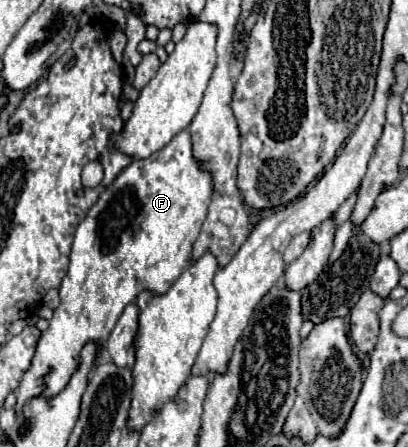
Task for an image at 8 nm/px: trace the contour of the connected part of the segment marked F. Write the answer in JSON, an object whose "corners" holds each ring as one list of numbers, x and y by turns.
{"corners":[[180,131,164,149,152,153,148,159,132,161,116,179,110,183,96,205,88,211,86,219,78,225,72,253,70,269,60,285,60,305,54,311,50,327,42,333,32,365,20,381,16,409,24,407,28,399,44,393,48,397,60,393,72,371,76,371,80,361,80,349,86,341,96,341,104,347,112,327,122,315,124,307,136,299,144,289,162,295,184,271,192,257,192,245,198,239,200,227,206,219,210,197,212,197,212,175,204,165,192,155,192,141,188,131]]}

